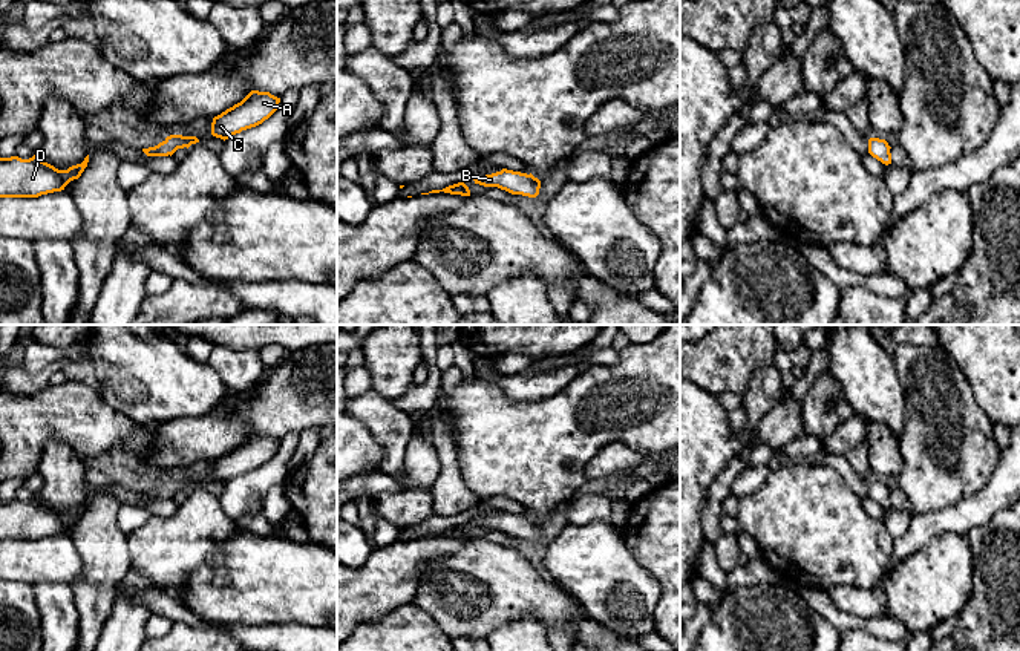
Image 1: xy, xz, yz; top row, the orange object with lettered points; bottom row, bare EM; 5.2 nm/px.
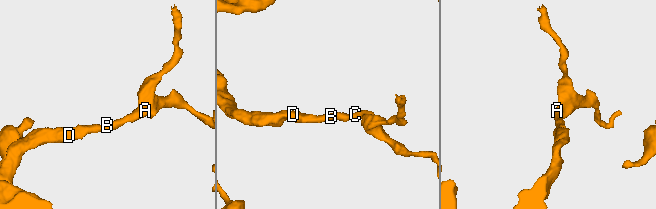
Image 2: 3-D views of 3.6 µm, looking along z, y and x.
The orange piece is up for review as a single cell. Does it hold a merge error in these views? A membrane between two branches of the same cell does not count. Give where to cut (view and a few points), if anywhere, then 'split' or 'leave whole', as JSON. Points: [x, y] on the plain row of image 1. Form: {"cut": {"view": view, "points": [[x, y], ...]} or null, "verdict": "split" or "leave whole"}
{"cut": null, "verdict": "leave whole"}

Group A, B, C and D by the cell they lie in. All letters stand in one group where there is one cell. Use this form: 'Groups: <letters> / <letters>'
Groups: A B C D

